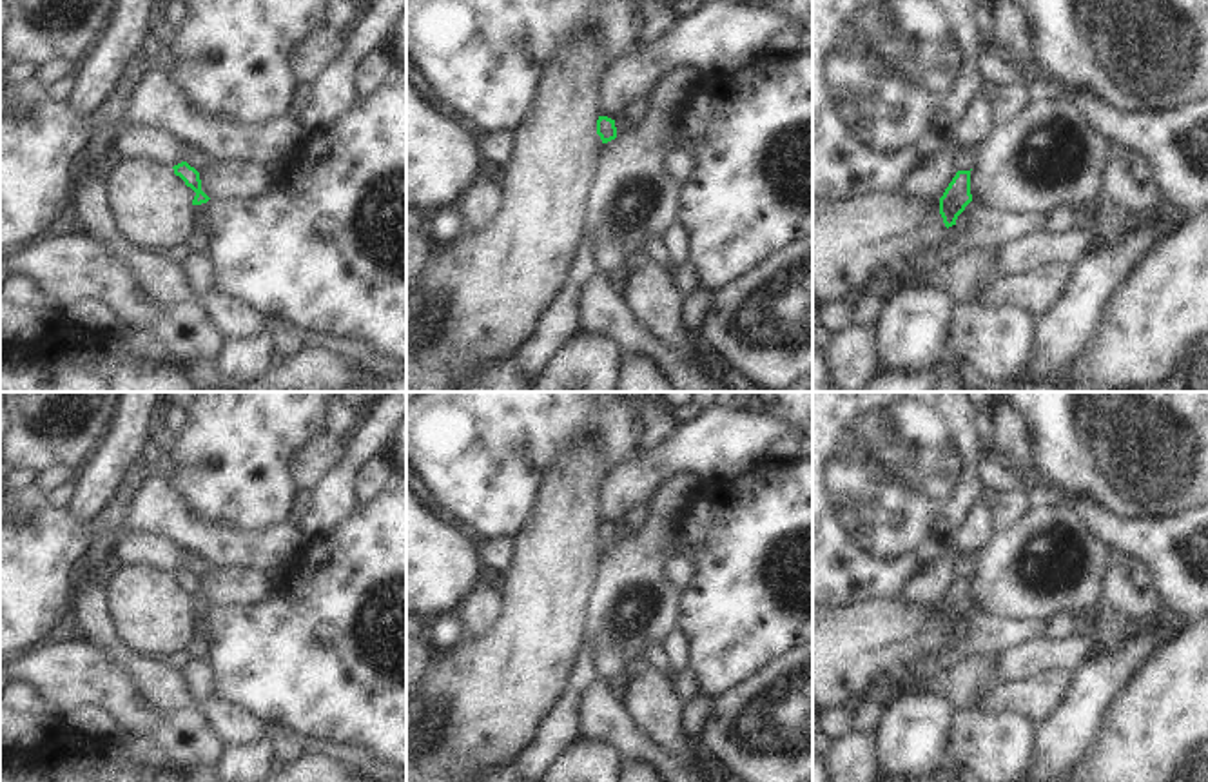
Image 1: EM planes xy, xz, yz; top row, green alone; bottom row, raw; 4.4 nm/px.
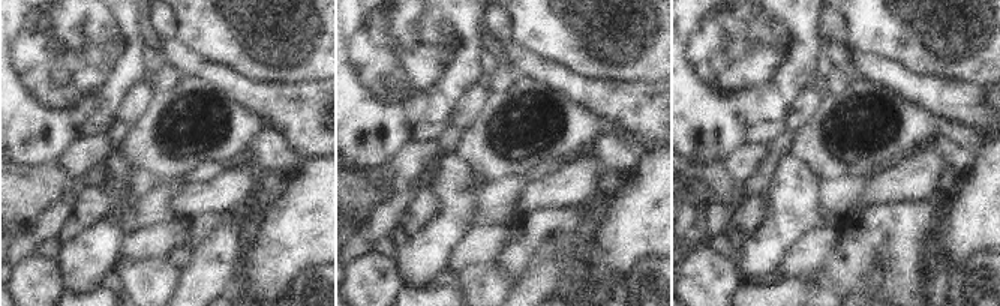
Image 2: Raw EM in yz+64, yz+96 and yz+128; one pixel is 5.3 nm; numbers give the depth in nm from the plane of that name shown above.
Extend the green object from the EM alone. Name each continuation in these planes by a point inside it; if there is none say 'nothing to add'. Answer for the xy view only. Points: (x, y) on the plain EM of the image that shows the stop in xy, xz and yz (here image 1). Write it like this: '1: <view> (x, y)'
nothing to add

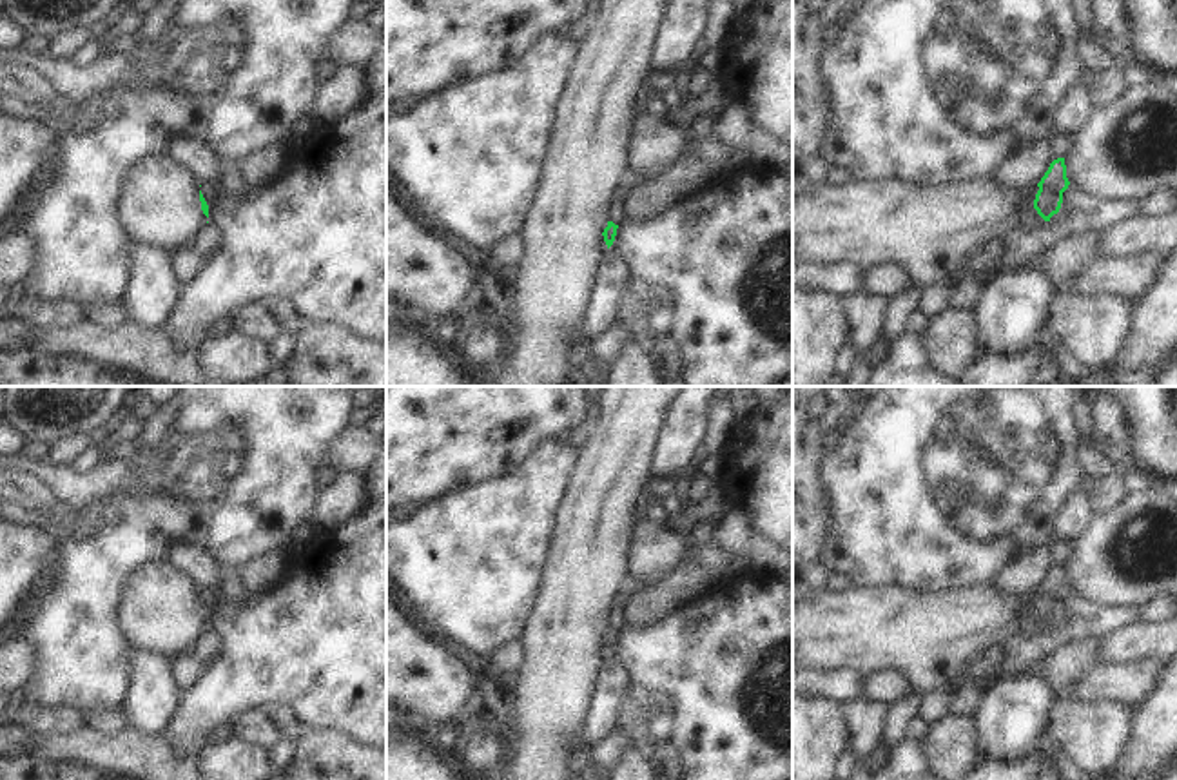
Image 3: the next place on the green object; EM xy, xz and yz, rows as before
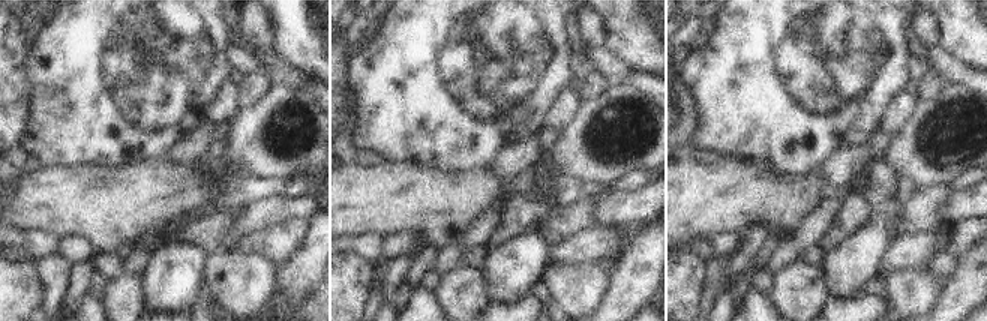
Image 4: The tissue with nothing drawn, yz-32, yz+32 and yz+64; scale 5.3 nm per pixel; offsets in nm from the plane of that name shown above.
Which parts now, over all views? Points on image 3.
1: xy (211, 601)

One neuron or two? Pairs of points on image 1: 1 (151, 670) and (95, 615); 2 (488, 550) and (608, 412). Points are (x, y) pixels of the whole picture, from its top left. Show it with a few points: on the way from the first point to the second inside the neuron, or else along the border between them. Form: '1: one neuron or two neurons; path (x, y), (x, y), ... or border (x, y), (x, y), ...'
1: one neuron; path (135, 664), (102, 632)
2: two neurons; border (510, 536), (479, 541)

